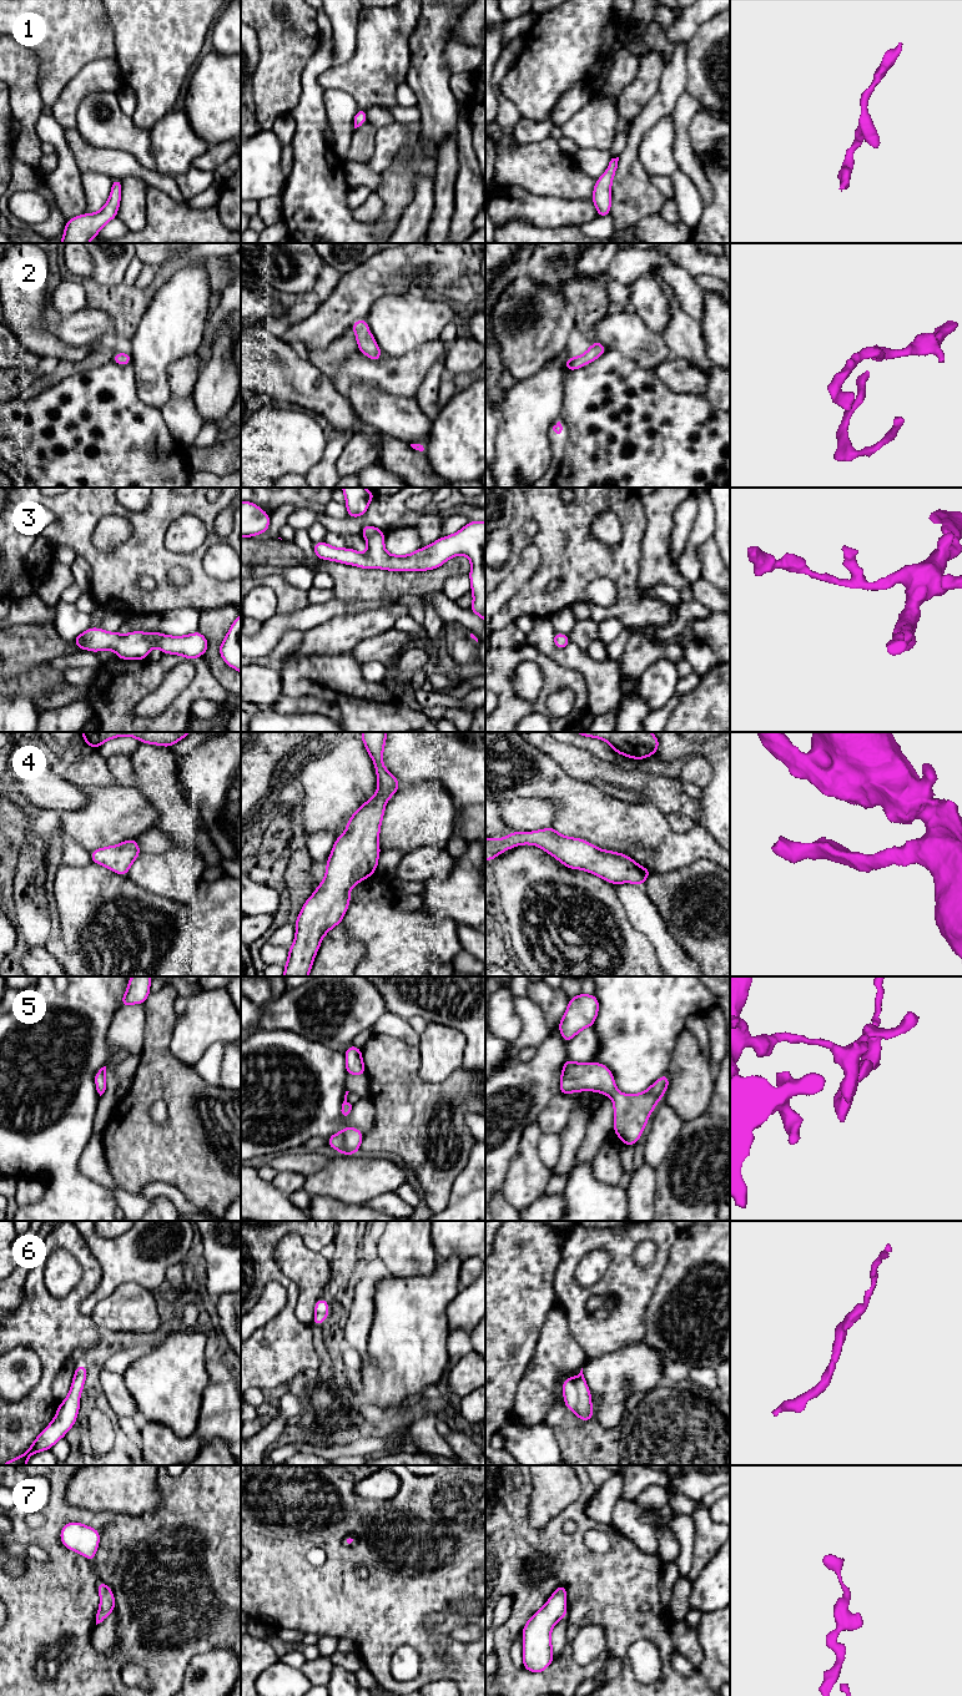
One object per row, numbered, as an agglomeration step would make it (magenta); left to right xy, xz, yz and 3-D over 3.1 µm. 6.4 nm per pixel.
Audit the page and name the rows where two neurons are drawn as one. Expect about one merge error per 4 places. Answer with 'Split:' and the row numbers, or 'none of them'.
Split: none of them

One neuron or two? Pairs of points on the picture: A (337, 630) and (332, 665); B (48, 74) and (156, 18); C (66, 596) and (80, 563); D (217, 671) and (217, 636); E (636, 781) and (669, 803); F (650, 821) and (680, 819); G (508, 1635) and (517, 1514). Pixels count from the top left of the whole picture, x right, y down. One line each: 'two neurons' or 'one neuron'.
A: two neurons
B: two neurons
C: one neuron
D: one neuron
E: one neuron
F: two neurons
G: one neuron

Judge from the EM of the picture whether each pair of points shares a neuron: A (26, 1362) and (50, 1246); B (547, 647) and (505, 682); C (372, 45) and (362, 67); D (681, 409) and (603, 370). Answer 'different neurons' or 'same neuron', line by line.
A: same neuron
B: different neurons
C: same neuron
D: same neuron

